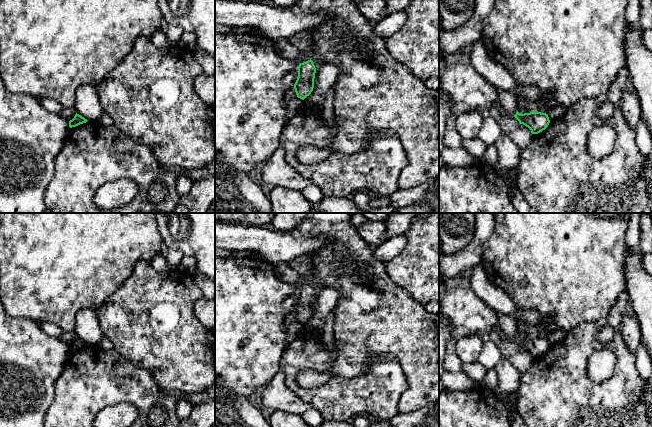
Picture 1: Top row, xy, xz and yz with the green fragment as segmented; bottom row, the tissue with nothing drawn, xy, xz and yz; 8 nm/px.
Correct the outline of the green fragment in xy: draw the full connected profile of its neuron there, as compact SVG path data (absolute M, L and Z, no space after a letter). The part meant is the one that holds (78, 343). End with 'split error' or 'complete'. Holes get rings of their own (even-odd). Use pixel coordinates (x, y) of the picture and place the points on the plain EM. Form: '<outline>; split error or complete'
M76 337L74 342L69 345L69 351L70 352L76 351L80 348L86 347L87 345L88 345L87 343Z; complete

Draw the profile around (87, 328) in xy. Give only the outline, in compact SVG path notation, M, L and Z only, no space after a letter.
M90 308L80 309L75 317L76 337L87 344L98 344L103 338L97 311Z

